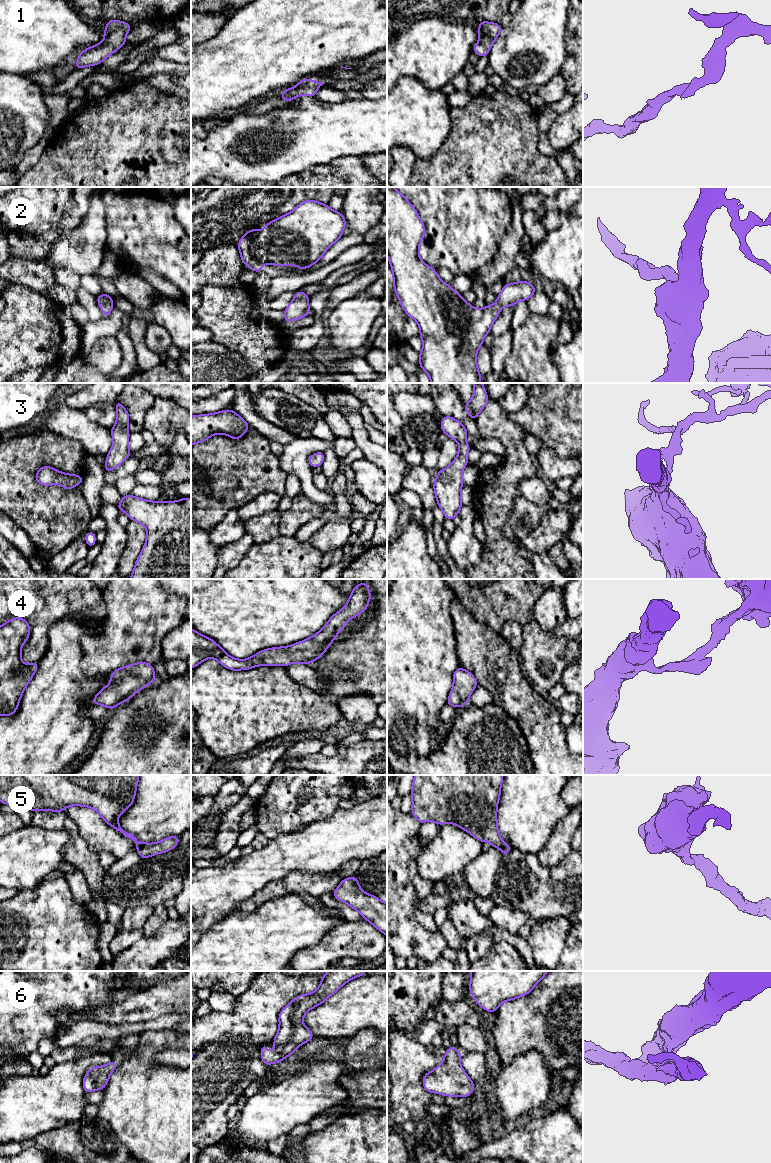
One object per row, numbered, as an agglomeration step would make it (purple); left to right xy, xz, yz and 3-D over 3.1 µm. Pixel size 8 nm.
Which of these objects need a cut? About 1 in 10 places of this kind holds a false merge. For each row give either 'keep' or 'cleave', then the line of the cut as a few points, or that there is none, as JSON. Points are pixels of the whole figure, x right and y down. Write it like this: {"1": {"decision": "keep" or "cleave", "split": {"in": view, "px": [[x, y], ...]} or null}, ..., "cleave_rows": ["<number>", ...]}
{"1": {"decision": "keep", "split": null}, "2": {"decision": "keep", "split": null}, "3": {"decision": "keep", "split": null}, "4": {"decision": "keep", "split": null}, "5": {"decision": "keep", "split": null}, "6": {"decision": "keep", "split": null}, "cleave_rows": []}

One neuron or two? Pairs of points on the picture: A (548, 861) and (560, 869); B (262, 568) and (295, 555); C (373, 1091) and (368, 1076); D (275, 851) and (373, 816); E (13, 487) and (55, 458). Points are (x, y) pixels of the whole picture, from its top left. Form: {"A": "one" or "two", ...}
{"A": "two", "B": "one", "C": "one", "D": "one", "E": "one"}

